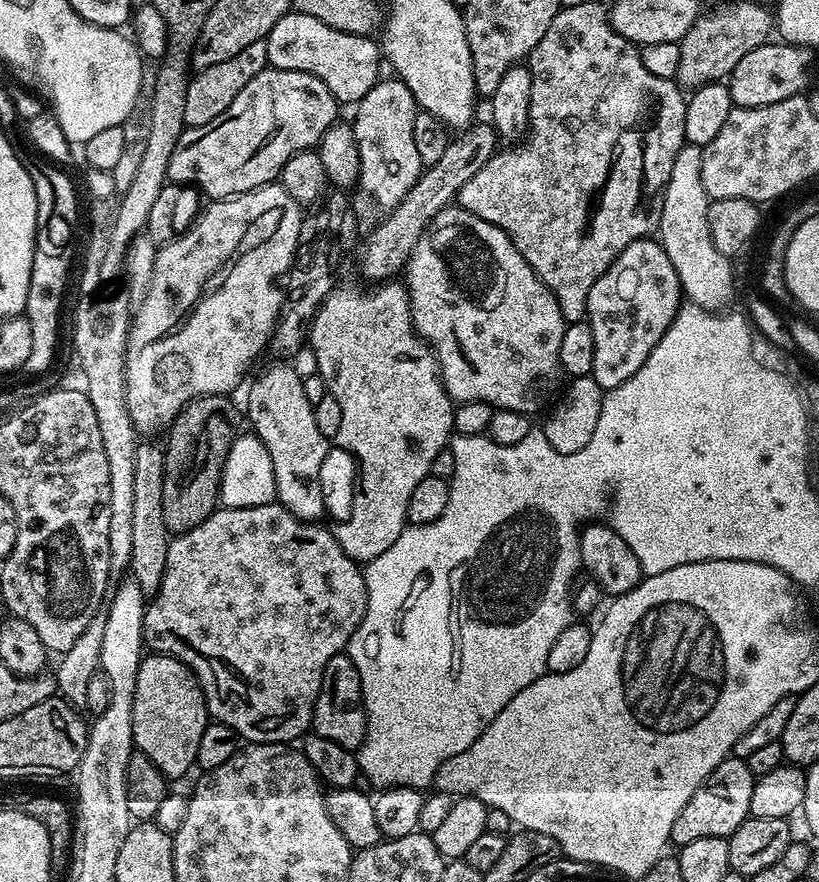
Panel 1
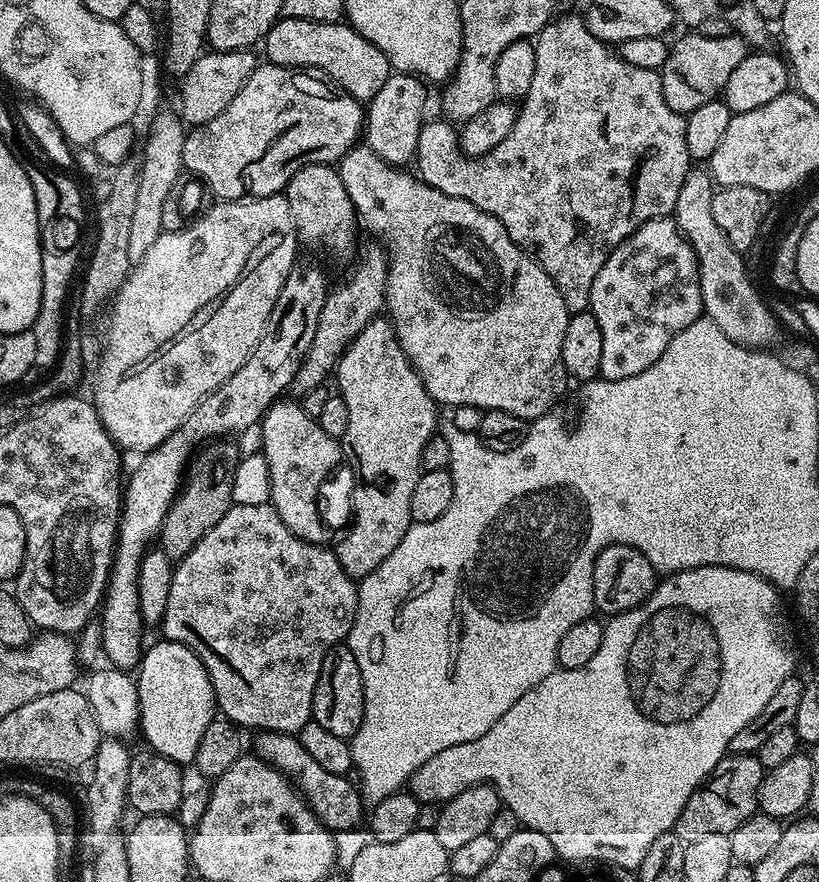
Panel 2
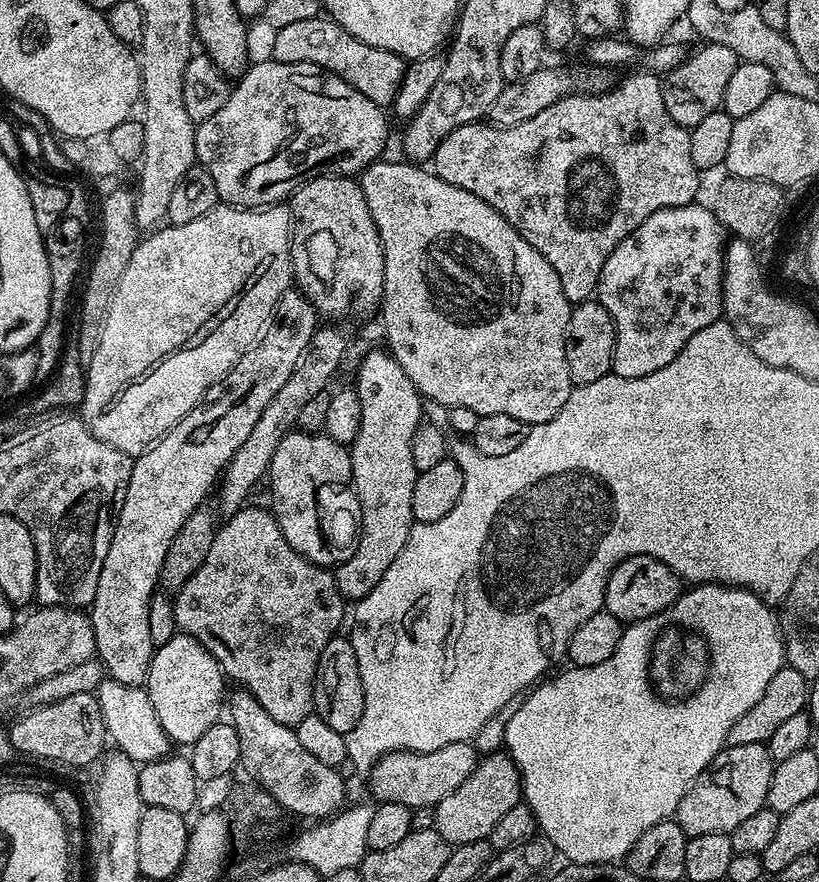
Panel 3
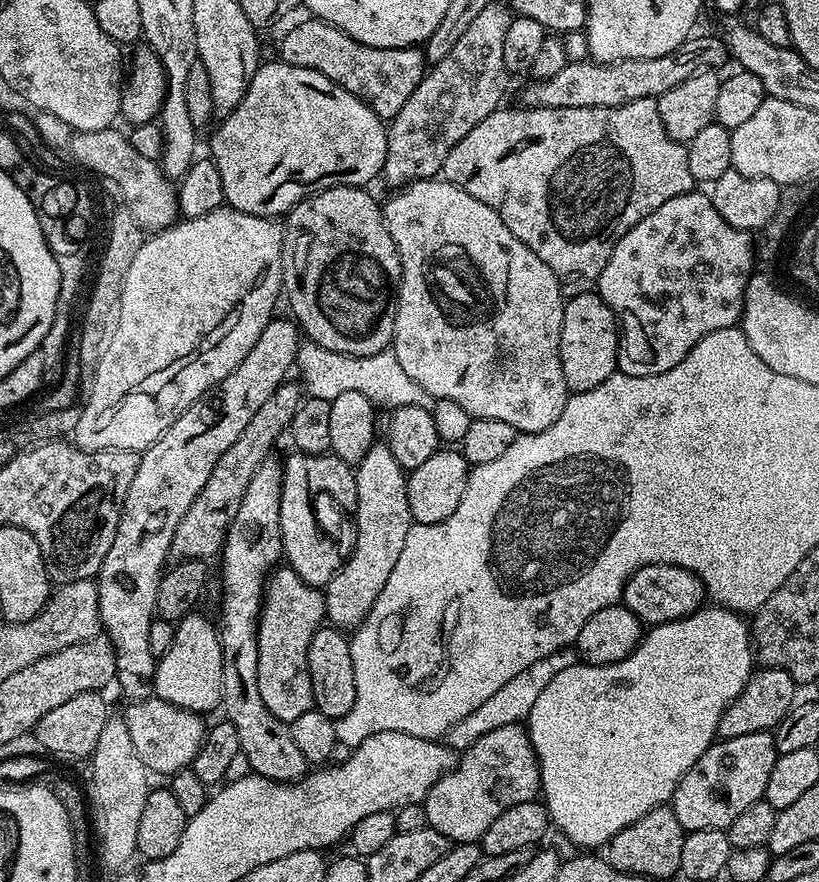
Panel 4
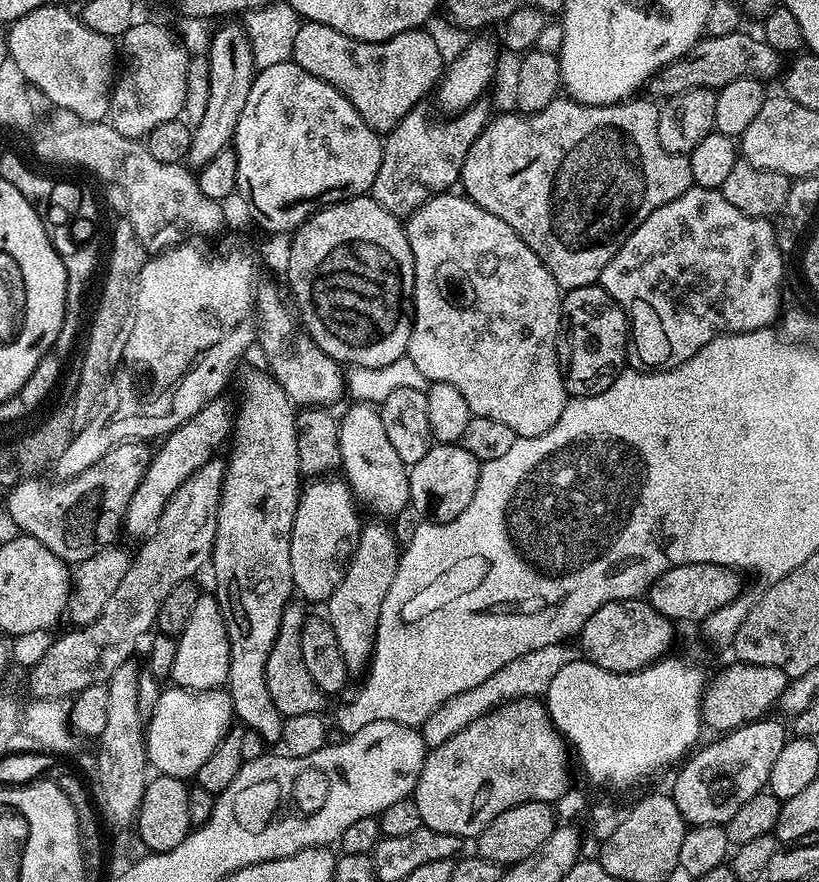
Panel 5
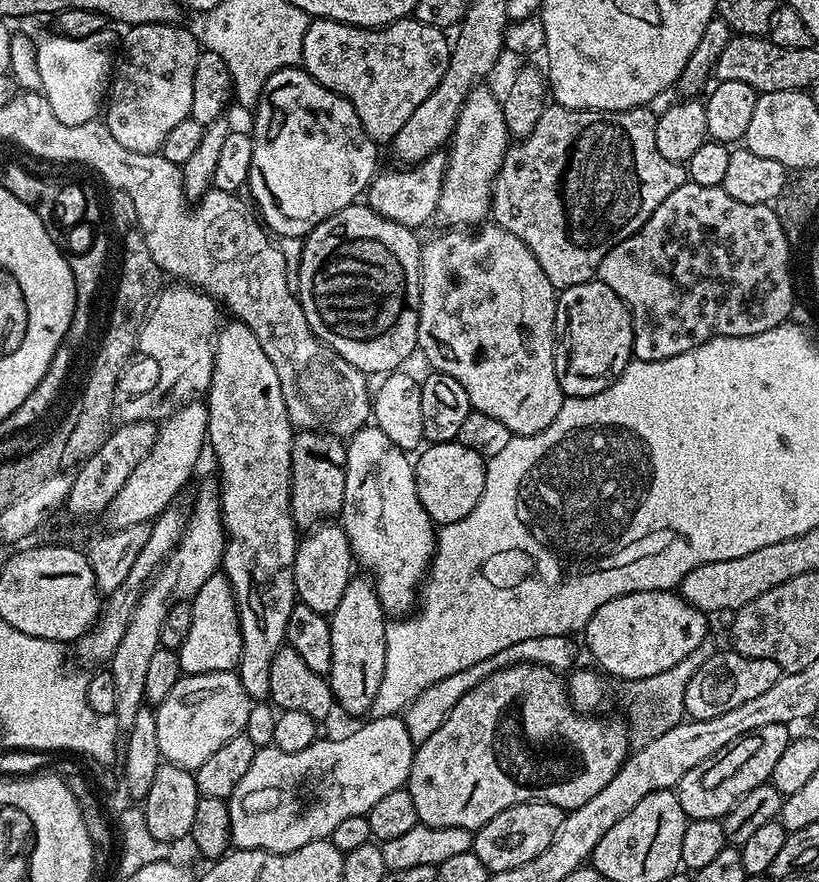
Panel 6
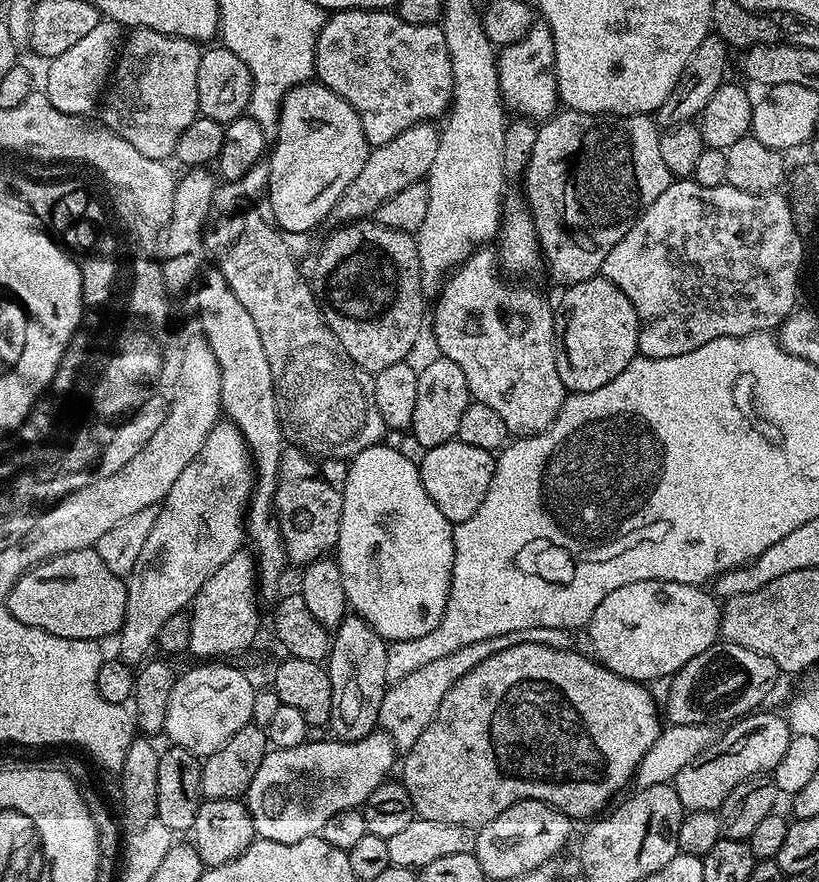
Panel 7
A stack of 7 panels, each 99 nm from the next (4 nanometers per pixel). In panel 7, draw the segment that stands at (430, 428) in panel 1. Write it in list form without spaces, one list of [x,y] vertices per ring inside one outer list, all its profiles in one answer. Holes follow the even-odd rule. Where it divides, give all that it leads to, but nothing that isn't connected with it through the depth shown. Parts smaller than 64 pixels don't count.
[[[349,614],[335,628],[326,661],[332,691],[327,727],[332,728],[331,735],[335,739],[341,742],[364,740],[377,731],[384,692],[390,685],[386,674],[387,657],[388,644],[361,616]]]

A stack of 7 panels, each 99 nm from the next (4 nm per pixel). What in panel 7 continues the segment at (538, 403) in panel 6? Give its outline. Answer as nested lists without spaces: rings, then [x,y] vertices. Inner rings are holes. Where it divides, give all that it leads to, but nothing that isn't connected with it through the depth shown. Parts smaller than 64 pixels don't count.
[[[477,250],[468,260],[453,268],[444,280],[435,297],[436,309],[430,312],[430,332],[432,328],[432,336],[440,347],[439,355],[454,362],[454,366],[466,374],[466,386],[475,403],[490,406],[490,410],[498,413],[502,422],[506,422],[509,433],[517,437],[536,436],[554,422],[566,395],[556,365],[554,308],[544,301],[542,293],[527,288],[524,282],[505,278],[498,267],[497,253],[486,251]]]

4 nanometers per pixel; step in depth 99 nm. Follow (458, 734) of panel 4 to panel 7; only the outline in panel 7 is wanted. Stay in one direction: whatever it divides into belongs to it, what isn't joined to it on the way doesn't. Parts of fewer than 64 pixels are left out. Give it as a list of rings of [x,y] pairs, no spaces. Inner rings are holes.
[[[530,627],[525,630],[512,630],[507,634],[497,637],[482,639],[480,642],[471,643],[454,654],[448,654],[443,658],[434,659],[433,662],[420,666],[413,674],[395,681],[384,692],[382,707],[379,711],[379,727],[395,742],[397,751],[405,752],[413,748],[419,735],[426,730],[426,726],[433,721],[438,706],[450,686],[469,673],[479,662],[484,662],[492,654],[498,654],[501,650],[508,650],[513,646],[526,644],[548,645],[552,649],[568,649],[573,647],[573,631],[562,627]]]

